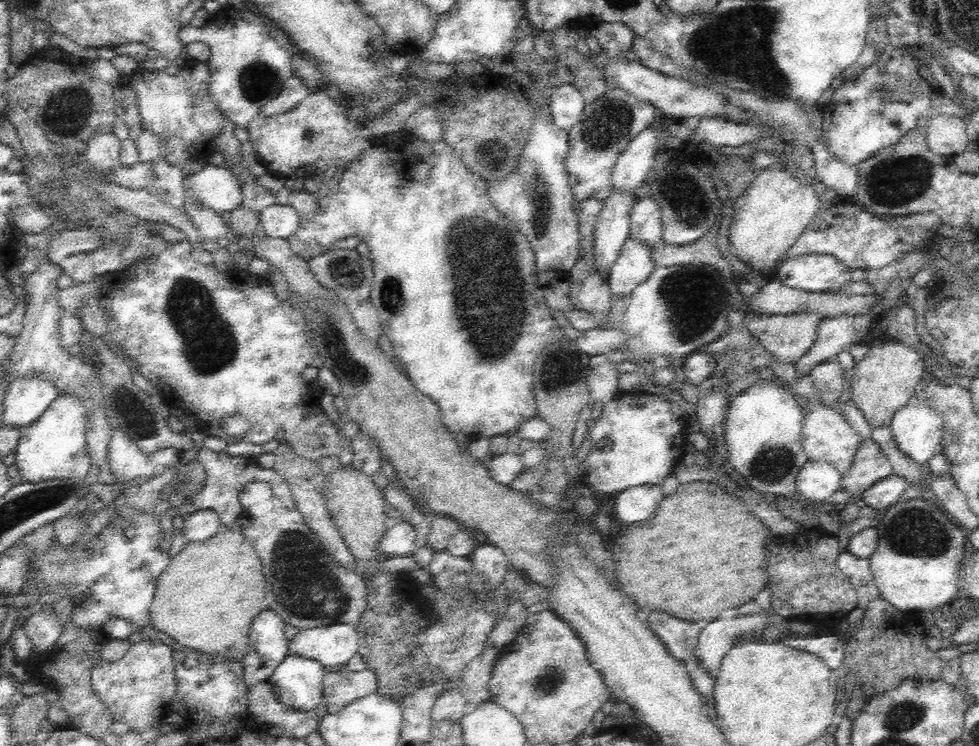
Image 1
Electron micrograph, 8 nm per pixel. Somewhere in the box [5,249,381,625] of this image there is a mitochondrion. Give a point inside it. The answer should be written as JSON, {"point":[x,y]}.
{"point":[210,345]}

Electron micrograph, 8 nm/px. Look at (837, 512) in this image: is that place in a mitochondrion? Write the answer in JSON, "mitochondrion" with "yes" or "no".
{"mitochondrion":"no"}

